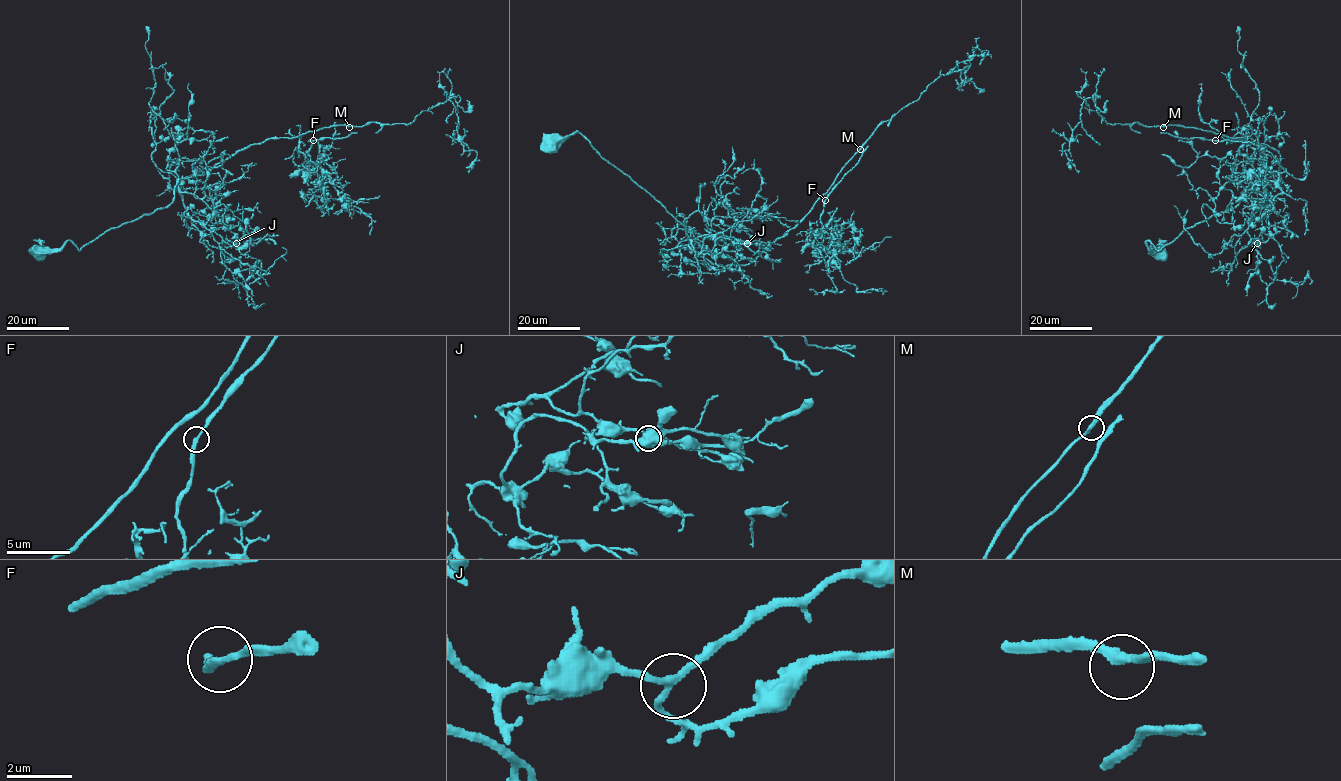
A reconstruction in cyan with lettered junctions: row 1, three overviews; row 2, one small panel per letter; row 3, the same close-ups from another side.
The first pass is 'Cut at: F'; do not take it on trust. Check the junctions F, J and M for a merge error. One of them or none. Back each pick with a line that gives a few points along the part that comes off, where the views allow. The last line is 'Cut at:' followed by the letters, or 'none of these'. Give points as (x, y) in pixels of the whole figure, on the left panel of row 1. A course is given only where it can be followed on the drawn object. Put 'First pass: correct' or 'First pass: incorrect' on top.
First pass: incorrect
Cut at: none of these

